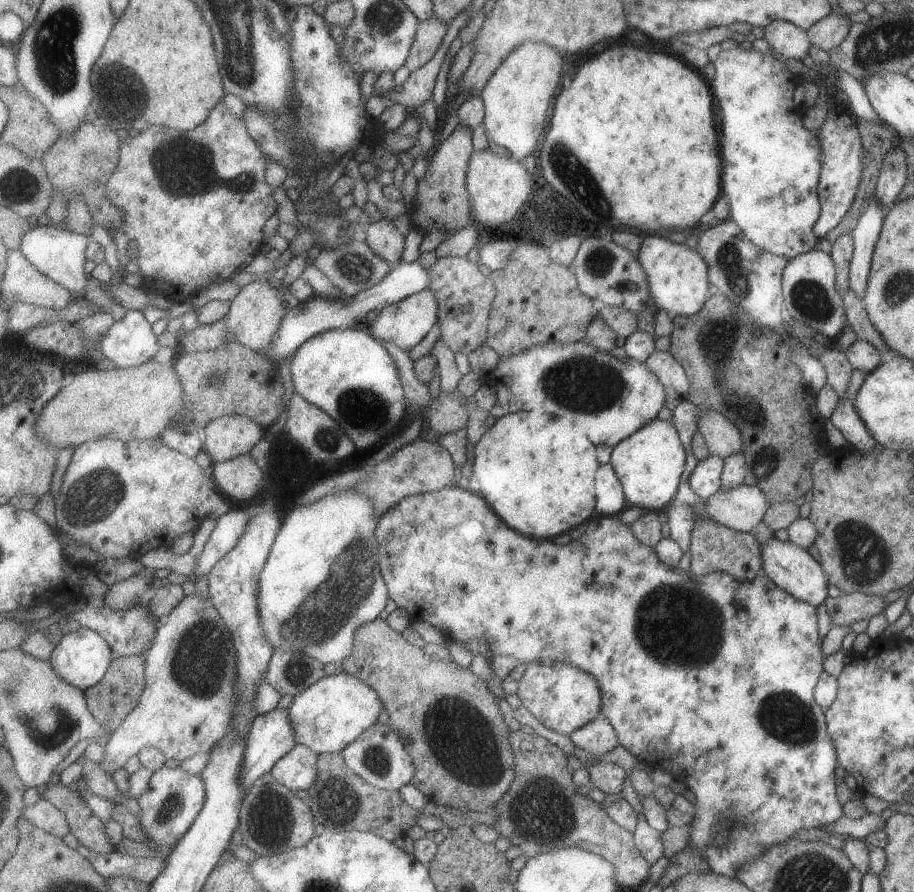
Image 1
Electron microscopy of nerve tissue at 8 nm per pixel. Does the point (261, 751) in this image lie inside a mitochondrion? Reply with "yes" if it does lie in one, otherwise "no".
no

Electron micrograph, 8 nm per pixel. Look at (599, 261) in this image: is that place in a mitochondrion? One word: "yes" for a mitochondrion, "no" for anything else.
yes

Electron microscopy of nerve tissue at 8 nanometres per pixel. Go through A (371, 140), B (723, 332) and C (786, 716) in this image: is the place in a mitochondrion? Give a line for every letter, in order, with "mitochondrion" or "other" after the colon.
A: other
B: mitochondrion
C: mitochondrion

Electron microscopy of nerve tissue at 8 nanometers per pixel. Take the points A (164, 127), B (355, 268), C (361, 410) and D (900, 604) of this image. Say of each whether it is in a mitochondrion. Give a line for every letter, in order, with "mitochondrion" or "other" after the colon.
A: other
B: mitochondrion
C: mitochondrion
D: other

